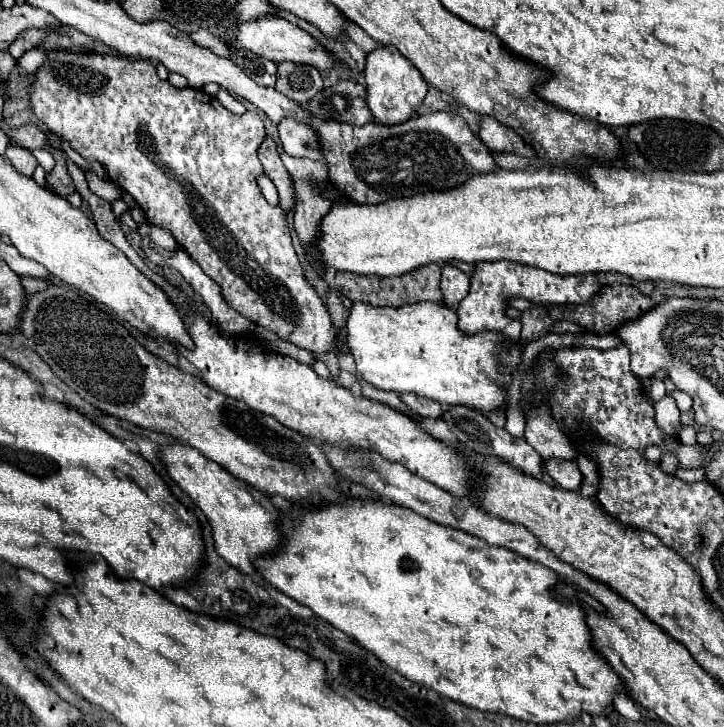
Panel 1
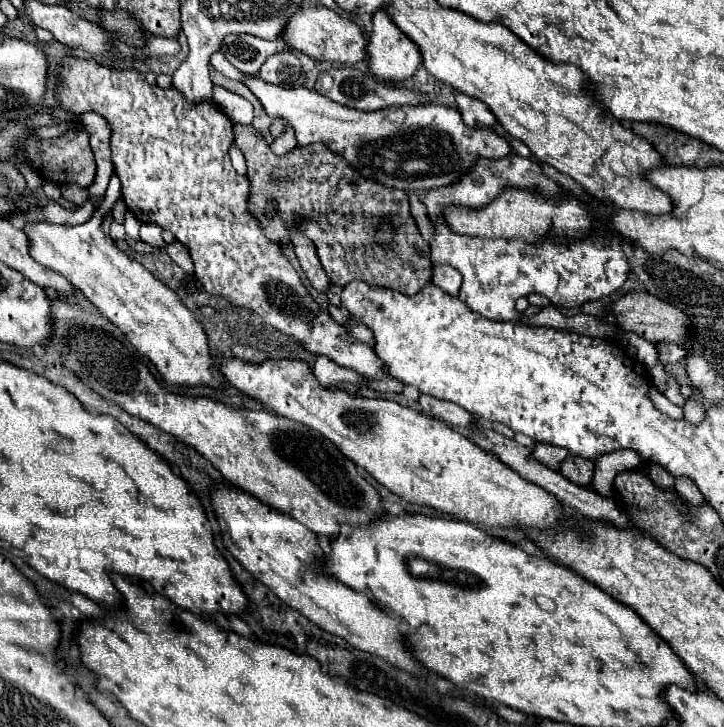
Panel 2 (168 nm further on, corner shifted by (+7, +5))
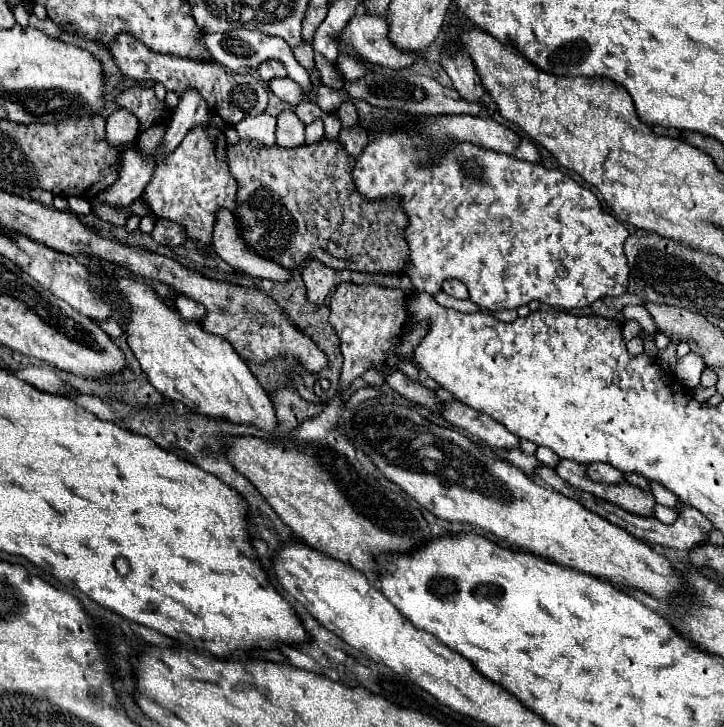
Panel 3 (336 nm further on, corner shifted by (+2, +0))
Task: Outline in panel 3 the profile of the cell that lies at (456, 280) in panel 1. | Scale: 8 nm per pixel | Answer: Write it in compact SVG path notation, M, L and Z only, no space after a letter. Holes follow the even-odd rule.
M445 280L443 282L443 292L447 292L449 296L453 298L469 298L469 292L467 292L467 286L461 282L461 280Z

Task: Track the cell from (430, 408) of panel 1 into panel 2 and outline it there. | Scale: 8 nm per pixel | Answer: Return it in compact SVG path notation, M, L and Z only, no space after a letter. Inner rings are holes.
M420 395L418 403L428 417L436 417L436 419L448 423L448 425L468 427L472 423L472 415L456 403L442 401L442 399L436 399L436 397L430 397L430 395Z

